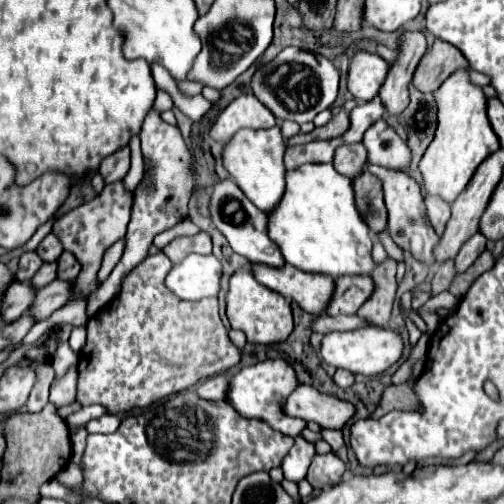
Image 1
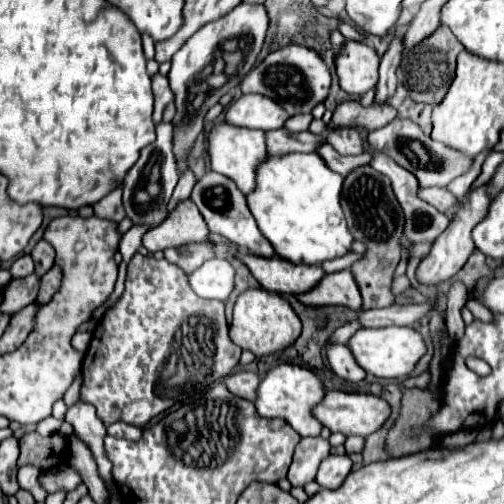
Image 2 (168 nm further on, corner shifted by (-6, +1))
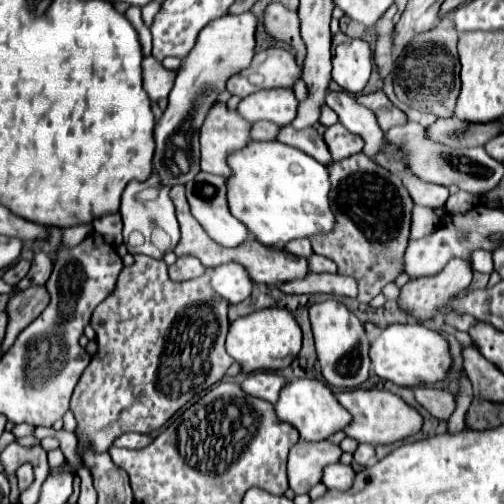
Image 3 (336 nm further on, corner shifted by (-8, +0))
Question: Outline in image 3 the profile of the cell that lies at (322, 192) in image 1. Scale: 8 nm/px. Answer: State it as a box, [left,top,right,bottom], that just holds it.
[228,141,336,247]

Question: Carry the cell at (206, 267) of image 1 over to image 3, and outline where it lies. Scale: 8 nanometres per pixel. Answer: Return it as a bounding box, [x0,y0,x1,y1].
[210,263,252,303]

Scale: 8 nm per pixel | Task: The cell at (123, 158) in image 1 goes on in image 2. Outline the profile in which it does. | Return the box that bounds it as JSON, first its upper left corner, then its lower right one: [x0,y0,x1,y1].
[94,186,124,222]

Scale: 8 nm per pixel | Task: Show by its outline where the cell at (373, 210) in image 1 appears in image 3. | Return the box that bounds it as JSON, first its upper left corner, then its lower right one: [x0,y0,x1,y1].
[312,153,412,303]

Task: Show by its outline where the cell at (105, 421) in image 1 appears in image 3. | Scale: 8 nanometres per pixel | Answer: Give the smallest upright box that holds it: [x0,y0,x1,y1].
[114,433,152,449]

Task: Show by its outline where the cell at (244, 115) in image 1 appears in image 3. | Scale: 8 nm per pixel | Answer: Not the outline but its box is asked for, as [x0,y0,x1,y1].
[238,89,298,127]

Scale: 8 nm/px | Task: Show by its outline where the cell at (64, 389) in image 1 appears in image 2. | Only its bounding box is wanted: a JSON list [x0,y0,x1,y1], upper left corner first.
[66,400,118,492]

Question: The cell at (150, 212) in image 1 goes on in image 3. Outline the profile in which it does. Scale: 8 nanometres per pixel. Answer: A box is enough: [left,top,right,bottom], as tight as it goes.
[142,57,176,103]

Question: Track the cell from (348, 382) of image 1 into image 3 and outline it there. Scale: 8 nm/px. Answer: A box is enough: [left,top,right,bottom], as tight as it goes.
[310,299,370,389]

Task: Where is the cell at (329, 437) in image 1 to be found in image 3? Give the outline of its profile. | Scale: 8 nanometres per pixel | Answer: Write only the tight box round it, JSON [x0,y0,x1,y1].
[354,443,374,465]

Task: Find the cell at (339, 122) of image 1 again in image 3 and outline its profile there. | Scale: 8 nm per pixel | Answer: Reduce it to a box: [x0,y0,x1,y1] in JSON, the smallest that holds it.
[356,91,406,131]

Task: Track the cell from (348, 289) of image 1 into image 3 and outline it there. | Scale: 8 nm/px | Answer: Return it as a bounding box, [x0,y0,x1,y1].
[280,273,358,297]

